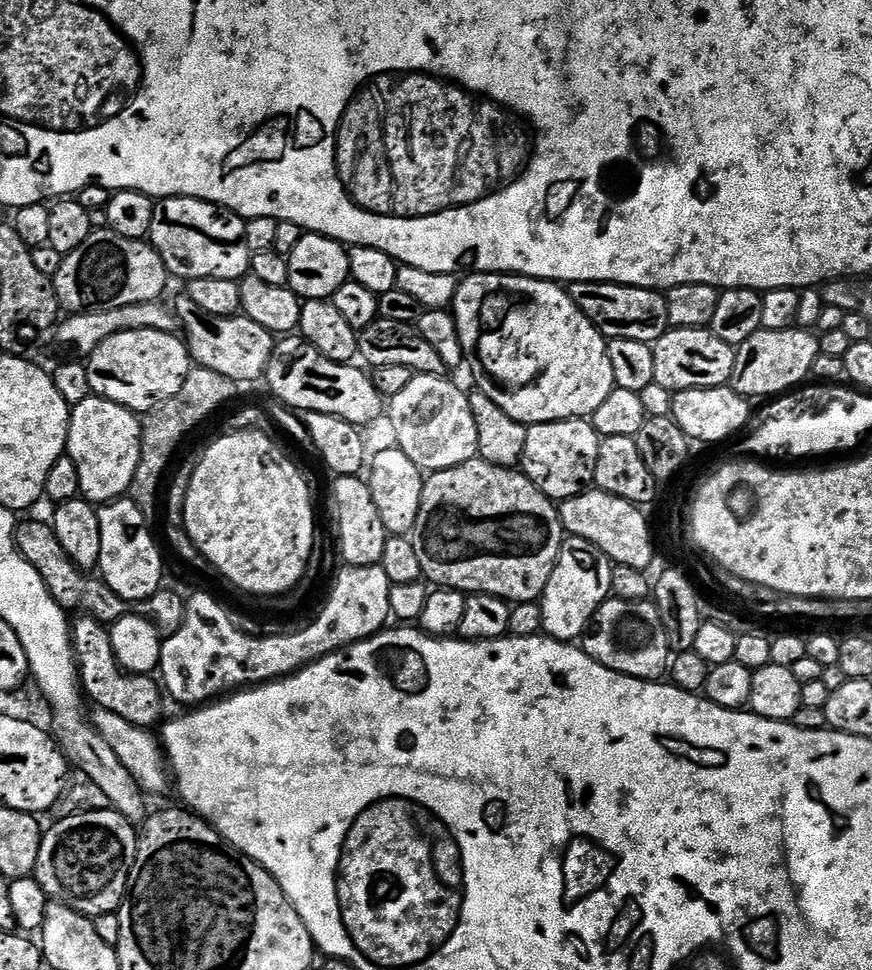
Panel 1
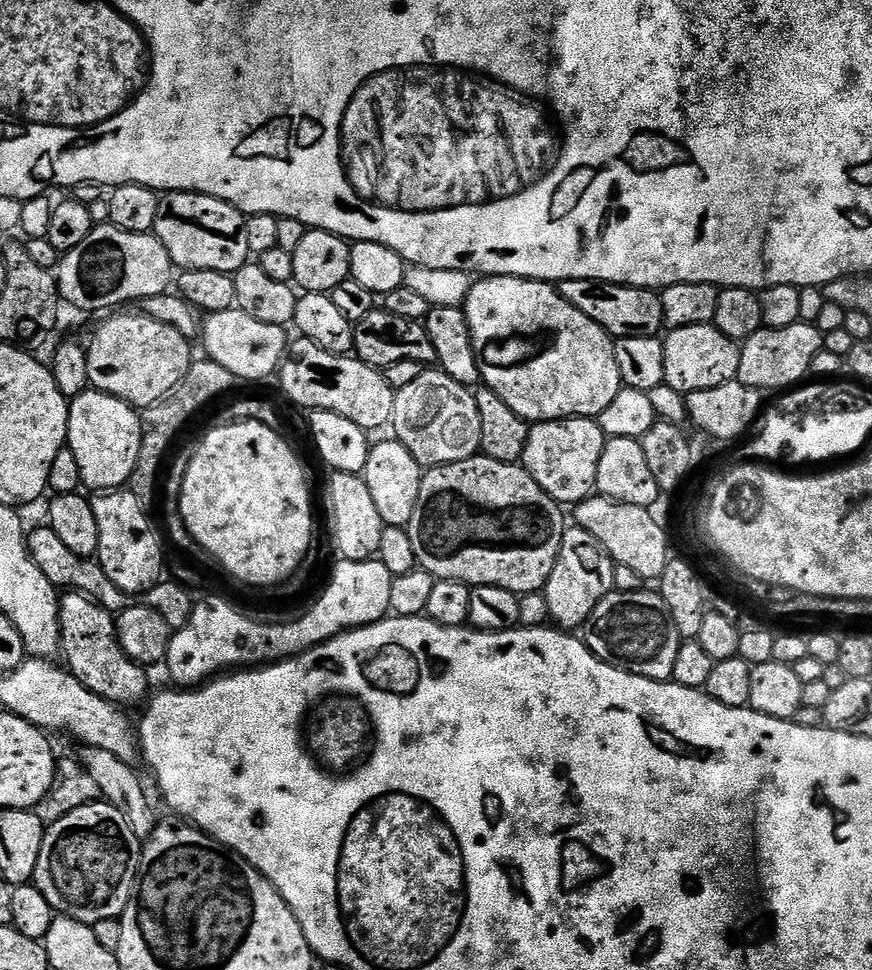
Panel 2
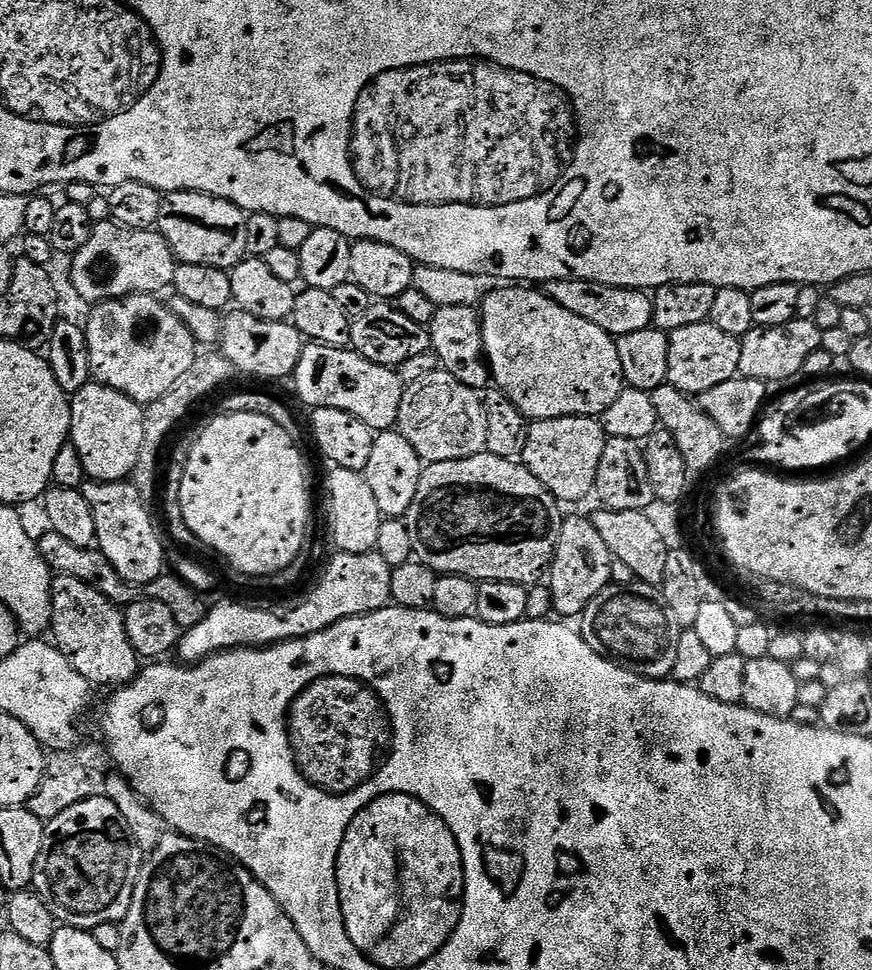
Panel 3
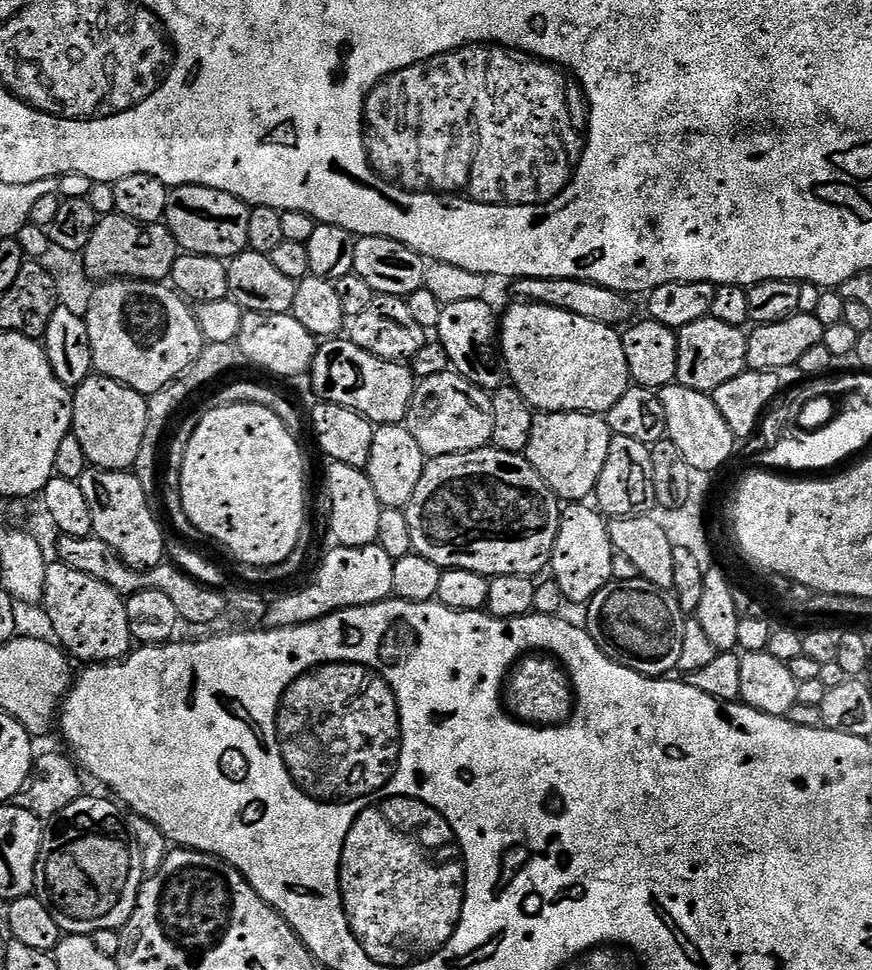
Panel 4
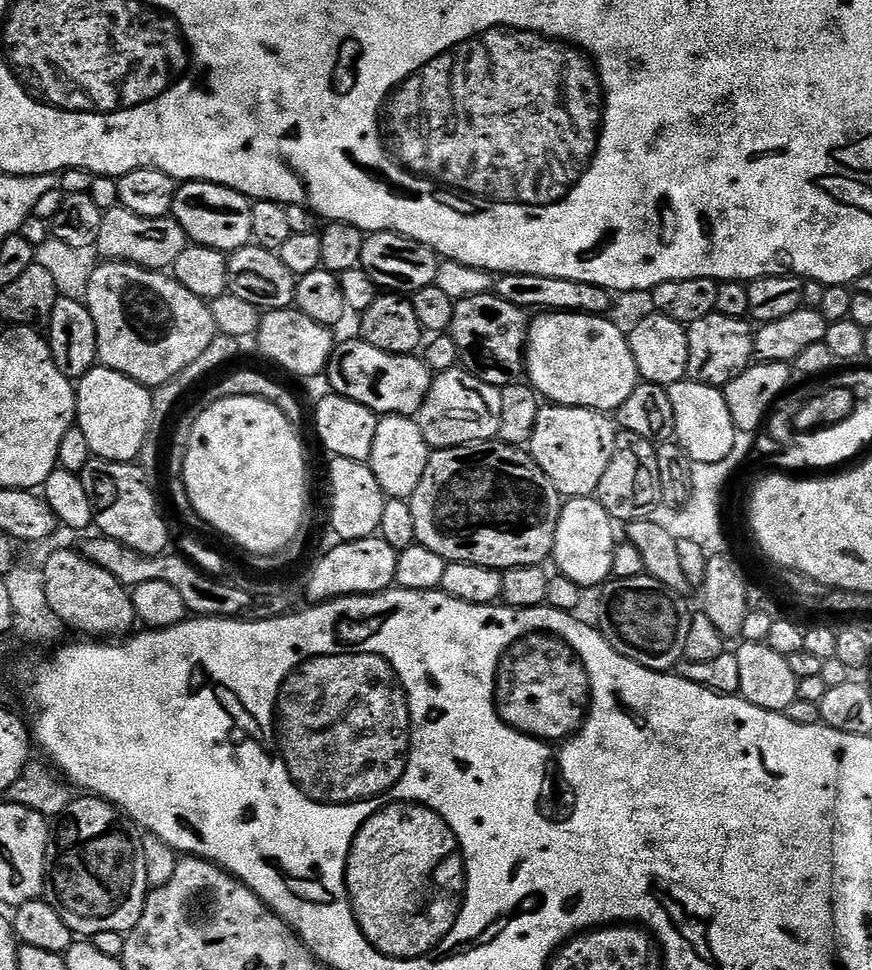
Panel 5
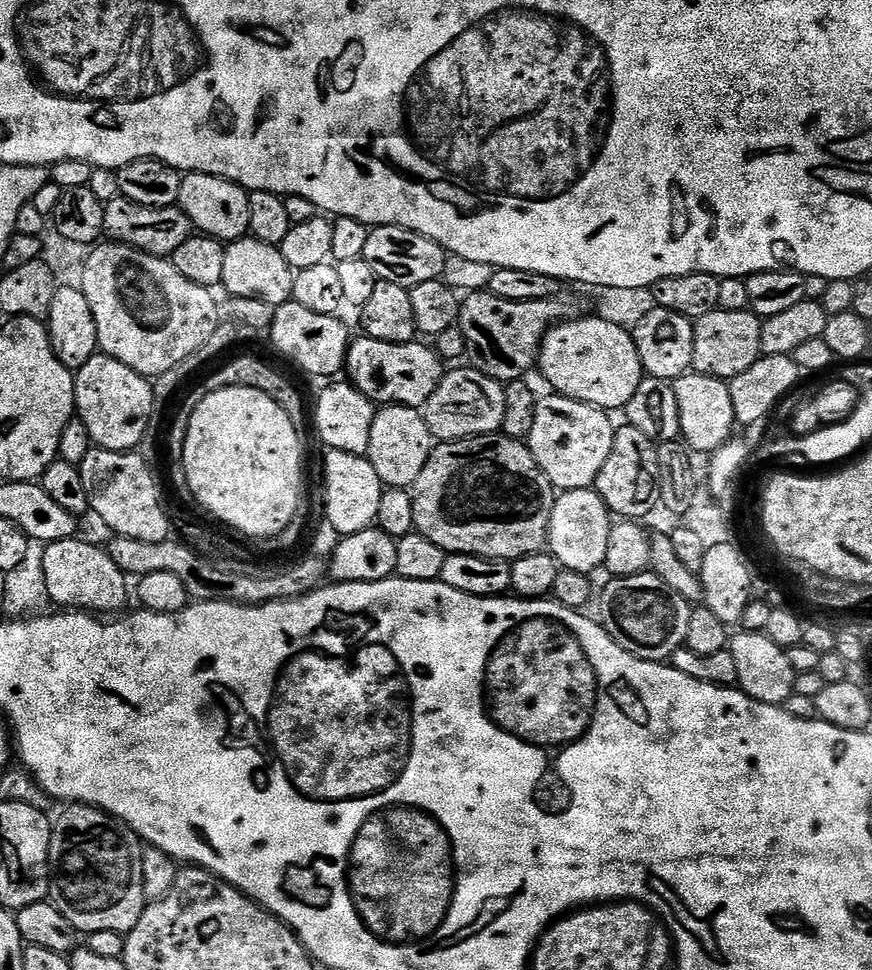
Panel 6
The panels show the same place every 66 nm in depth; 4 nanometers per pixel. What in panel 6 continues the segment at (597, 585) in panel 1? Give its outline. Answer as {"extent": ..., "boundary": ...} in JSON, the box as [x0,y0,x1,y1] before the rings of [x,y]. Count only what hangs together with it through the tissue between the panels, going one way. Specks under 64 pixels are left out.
{"extent":[547,488,614,574],"boundary":[[[592,488],[560,492],[554,502],[548,527],[547,551],[563,570],[585,574],[600,572],[606,562],[606,550],[610,547],[610,530],[614,517],[606,502]]]}

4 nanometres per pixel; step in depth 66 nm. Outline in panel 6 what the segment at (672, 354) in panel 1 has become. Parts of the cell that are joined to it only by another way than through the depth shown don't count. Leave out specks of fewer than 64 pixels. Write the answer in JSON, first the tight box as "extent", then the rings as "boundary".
{"extent":[692,309,762,382],"boundary":[[[714,309],[694,322],[694,360],[692,371],[731,382],[750,370],[762,355],[762,320],[752,311]]]}

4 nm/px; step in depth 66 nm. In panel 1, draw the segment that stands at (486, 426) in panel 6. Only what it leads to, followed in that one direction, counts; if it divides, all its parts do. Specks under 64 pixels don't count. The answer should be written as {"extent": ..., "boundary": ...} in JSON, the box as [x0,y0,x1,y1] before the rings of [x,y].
{"extent":[386,375,478,474],"boundary":[[[413,375],[412,381],[390,397],[386,416],[392,419],[395,447],[401,448],[425,473],[431,474],[462,466],[478,456],[478,430],[470,410],[468,392],[451,384],[447,375]]]}

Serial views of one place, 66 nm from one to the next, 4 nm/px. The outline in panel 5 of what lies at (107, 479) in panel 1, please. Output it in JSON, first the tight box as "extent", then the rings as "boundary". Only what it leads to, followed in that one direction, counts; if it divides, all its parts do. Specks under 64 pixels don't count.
{"extent":[75,366,152,462],"boundary":[[[103,366],[91,368],[75,385],[76,389],[76,422],[75,427],[82,430],[89,444],[93,457],[110,462],[139,461],[142,442],[150,426],[152,413],[152,392],[143,384],[118,374]]]}

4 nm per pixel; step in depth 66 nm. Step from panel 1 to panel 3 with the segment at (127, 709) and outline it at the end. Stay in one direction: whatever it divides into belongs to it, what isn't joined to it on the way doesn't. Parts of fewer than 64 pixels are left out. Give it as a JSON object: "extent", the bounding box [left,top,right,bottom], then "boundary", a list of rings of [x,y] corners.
{"extent":[51,575,142,689],"boundary":[[[57,575],[52,581],[51,643],[86,678],[89,684],[111,689],[129,684],[142,667],[141,657],[130,646],[126,622],[121,605],[110,602],[95,584],[82,582],[82,578]]]}

